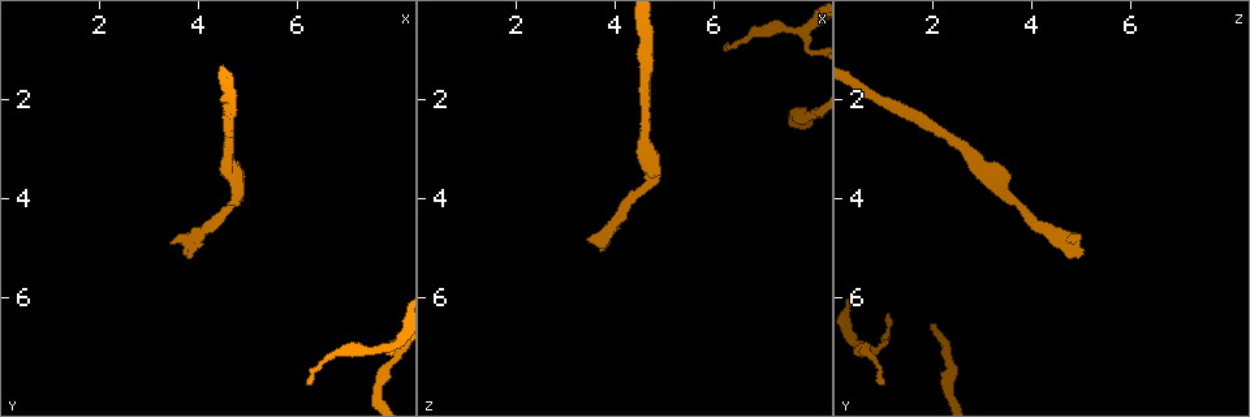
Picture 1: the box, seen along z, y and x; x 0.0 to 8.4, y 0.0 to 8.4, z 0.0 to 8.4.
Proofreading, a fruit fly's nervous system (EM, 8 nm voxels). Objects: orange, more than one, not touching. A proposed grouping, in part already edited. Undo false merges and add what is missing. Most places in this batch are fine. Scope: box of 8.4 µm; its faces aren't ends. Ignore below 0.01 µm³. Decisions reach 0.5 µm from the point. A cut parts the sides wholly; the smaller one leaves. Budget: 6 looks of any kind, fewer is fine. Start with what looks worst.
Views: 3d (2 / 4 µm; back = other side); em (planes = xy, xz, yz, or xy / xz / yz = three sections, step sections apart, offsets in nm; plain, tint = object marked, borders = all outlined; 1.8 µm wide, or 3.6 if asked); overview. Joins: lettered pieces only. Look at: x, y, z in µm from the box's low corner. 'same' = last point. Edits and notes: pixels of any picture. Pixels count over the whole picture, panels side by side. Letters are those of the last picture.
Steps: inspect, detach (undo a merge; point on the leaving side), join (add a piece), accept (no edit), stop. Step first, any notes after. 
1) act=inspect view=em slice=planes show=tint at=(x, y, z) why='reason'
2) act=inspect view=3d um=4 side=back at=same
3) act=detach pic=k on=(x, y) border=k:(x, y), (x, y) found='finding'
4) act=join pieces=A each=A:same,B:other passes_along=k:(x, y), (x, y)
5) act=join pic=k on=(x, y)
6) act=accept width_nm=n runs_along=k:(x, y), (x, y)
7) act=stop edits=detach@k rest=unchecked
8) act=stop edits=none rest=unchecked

act=inspect view=em slice=yz step=4 show=borders at=(3.80, 5.20, 5.00) why='branch stops here'

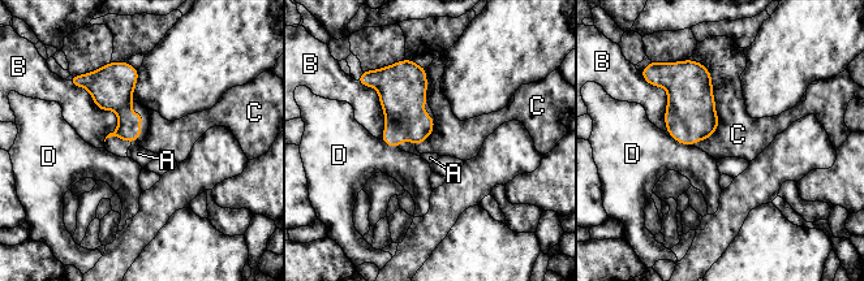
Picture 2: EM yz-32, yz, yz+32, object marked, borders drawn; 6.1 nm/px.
act=join pieces=A each=A:same,B:other,C:other,D:other found='the neuron continues'

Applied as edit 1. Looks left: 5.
act=inspect view=overview

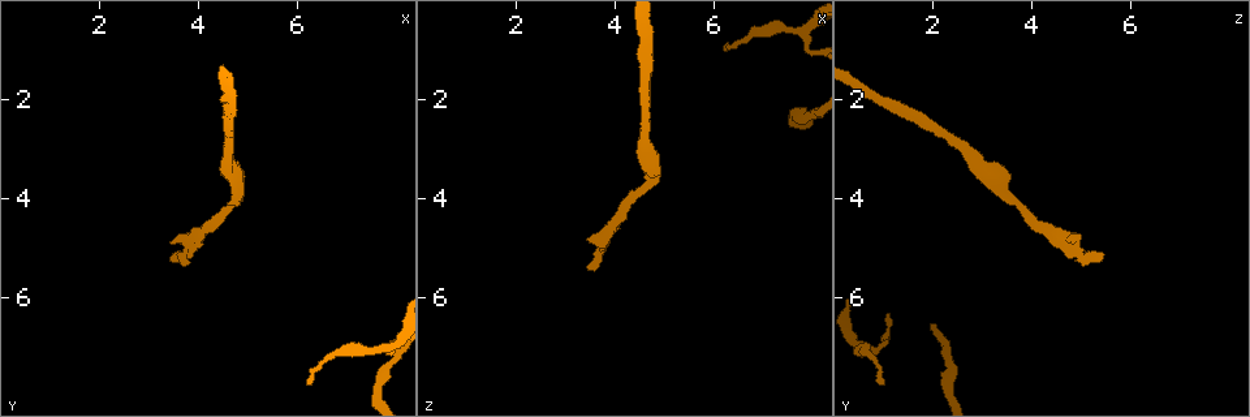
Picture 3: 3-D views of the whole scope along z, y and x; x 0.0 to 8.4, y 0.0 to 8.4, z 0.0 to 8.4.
act=inspect view=3d um=4 at=(6.25, 7.75, 0.95) why='an open end'

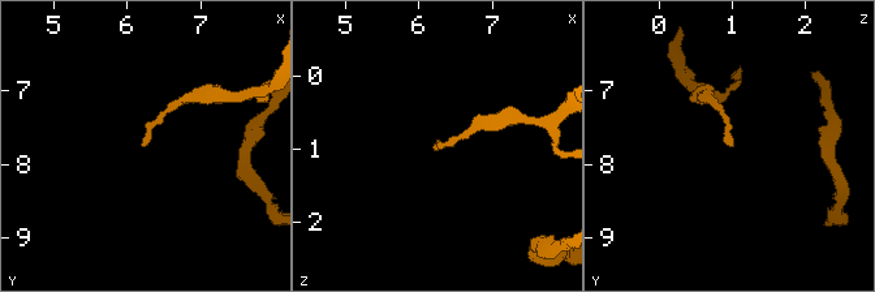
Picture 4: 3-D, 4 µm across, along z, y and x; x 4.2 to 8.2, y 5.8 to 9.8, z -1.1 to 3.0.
act=inspect view=em slice=planes show=borders at=(6.20, 7.70, 1.00) why='need the tissue'

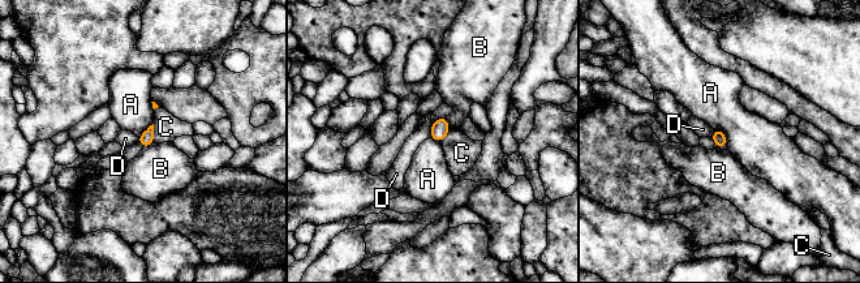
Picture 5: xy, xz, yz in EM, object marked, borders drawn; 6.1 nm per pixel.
act=accept width_nm=90 longest_contact=A:140nm each=A:other,B:other,C:other,D:other found='no lettered piece goes on from it'

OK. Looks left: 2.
act=inspect view=3d um=2 at=(4.65, 3.25, 2.95) why='sudden change in width'

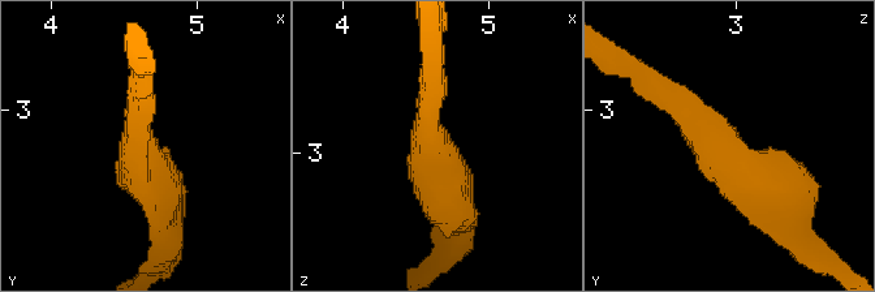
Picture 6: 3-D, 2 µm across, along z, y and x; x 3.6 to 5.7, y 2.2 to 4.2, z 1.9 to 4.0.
act=inspect view=em slice=planes show=borders at=(4.56, 3.24, 2.92) arm_widths_nm=190,200

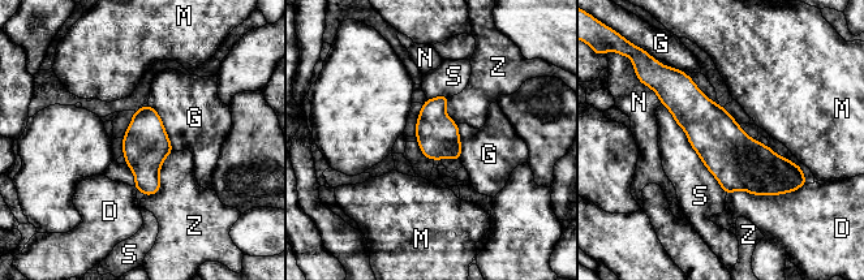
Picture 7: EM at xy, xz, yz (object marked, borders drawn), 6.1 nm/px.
act=accept each=D:other,G:other,M:other,N:other,S:other,Z:other runs_along=7:(660, 91), (746, 164), (790, 176) found='one neuron here'

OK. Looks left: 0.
act=stop edits=join@2 rest=unchecked

